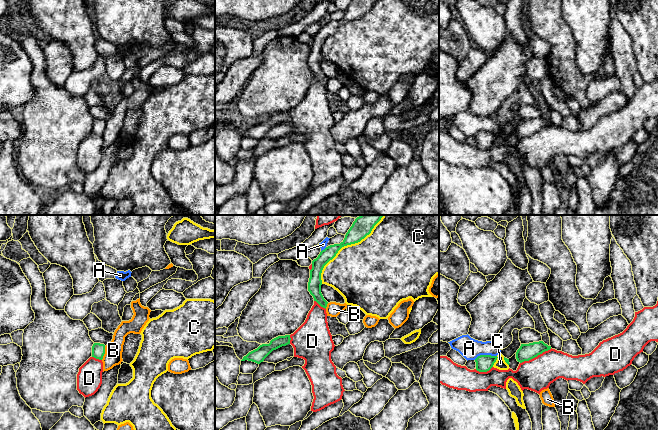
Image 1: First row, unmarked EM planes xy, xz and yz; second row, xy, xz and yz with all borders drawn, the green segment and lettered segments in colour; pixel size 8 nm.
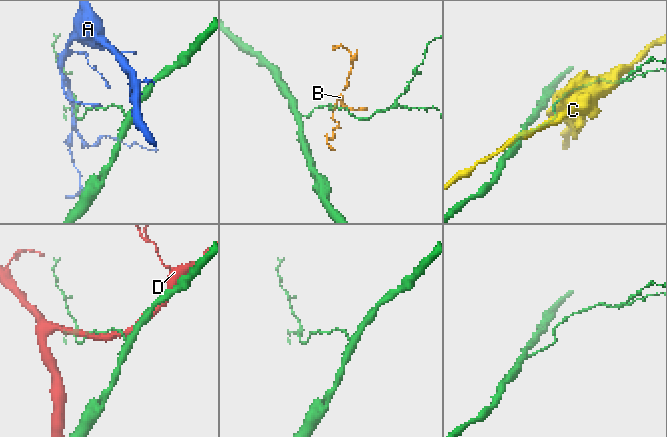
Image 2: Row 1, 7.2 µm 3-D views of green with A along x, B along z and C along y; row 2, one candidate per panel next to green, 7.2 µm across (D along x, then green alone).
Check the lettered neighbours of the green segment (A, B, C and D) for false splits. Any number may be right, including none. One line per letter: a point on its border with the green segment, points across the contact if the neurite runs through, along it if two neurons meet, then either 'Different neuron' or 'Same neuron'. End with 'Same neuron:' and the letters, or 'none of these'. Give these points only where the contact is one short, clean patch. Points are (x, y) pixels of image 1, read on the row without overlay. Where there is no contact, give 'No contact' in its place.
A: Touches green at yz (485, 131). Different neuron
B: Touches green at xy (104, 129). Boundary: xy (105, 122), (105, 128), (101, 135). Different neuron
C: Touches green at xz (342, 22). Different neuron
D: Touches green at yz (535, 132). Different neuron
Same neuron: none of these

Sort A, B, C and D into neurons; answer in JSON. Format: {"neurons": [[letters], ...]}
{"neurons": [["A"], ["B"], ["C"], ["D"]]}

